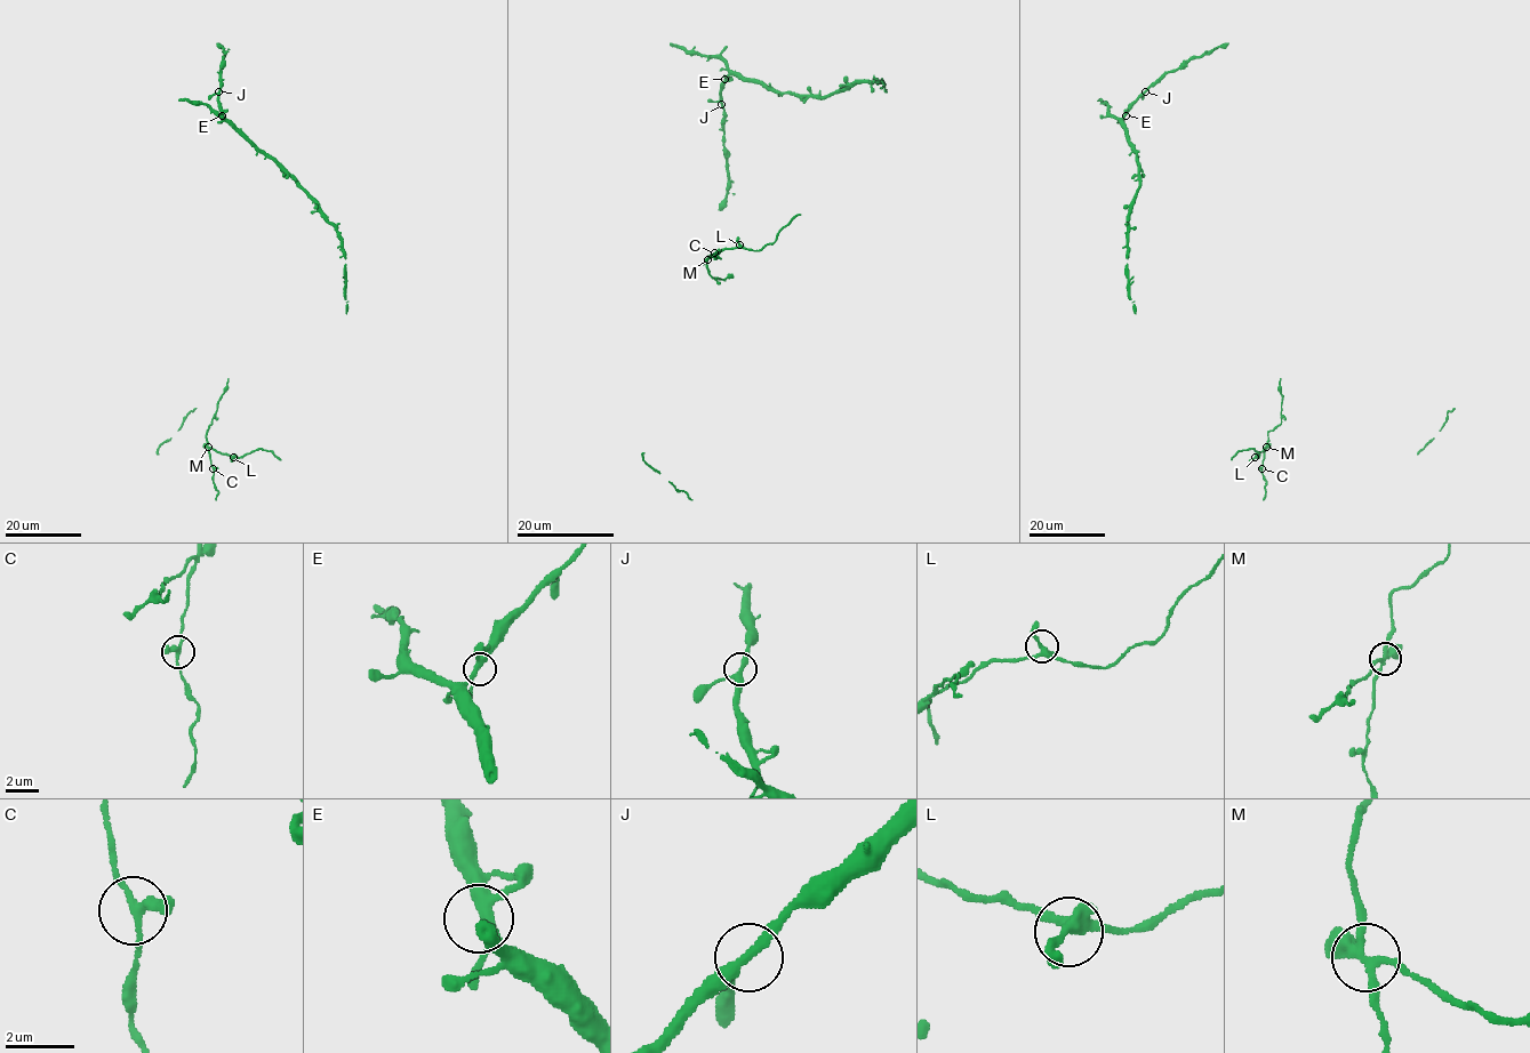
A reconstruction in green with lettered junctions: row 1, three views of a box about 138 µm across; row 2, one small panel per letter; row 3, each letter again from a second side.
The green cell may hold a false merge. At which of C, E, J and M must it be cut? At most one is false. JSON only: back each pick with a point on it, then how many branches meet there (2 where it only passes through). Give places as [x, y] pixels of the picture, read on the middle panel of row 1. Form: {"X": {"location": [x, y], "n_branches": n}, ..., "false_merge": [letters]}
{"M": {"location": [707, 259], "n_branches": 4}, "false_merge": ["M"]}

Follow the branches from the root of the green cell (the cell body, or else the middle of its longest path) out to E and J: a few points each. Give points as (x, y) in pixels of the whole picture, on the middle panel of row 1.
E: (884, 91), (883, 81), (858, 81), (824, 96), (796, 96), (735, 74), (725, 79)
J: (884, 91), (883, 81), (858, 81), (824, 96), (796, 96), (728, 74), (723, 81), (721, 104)

